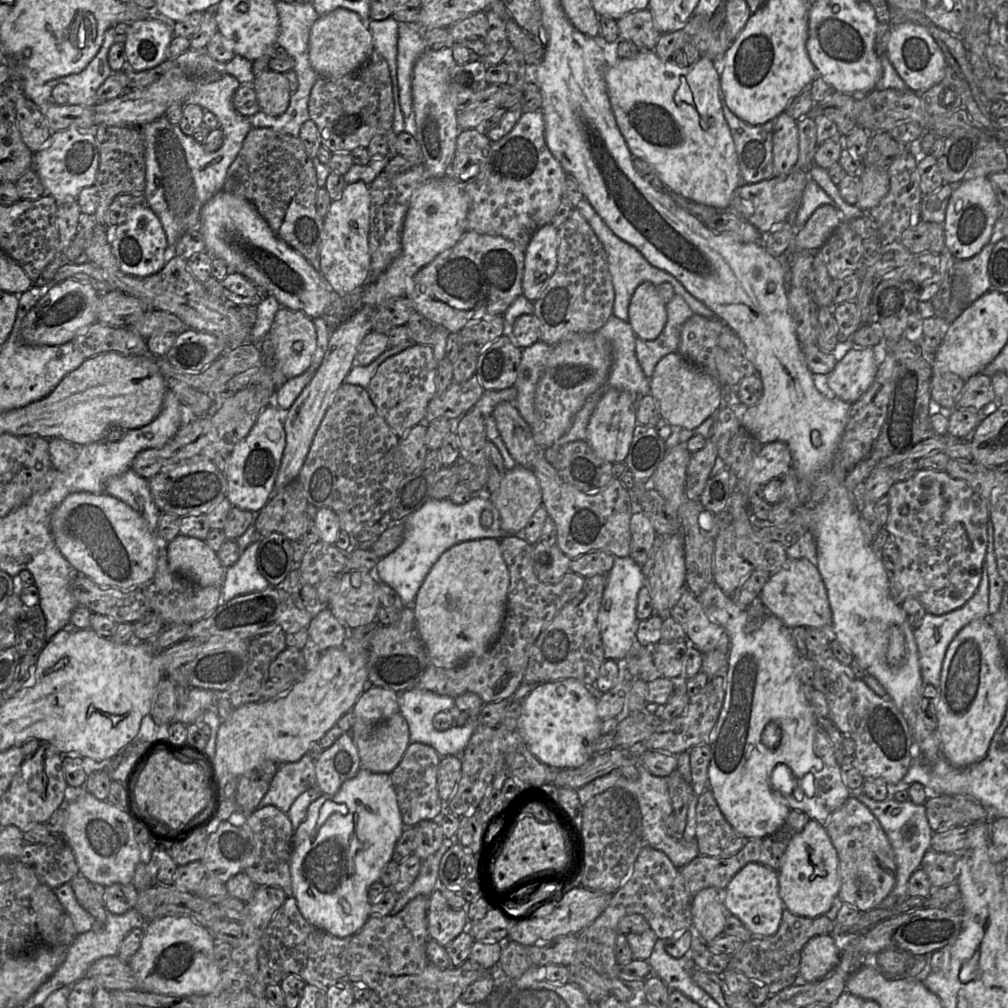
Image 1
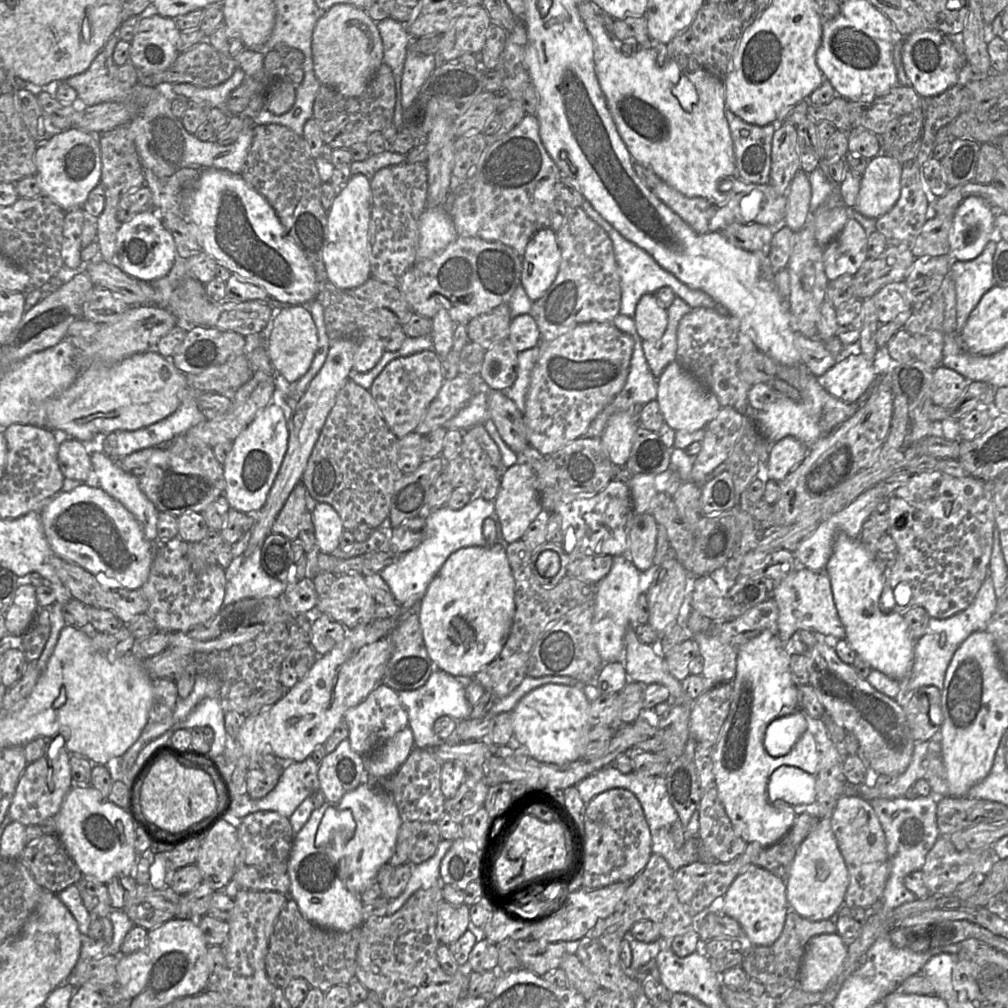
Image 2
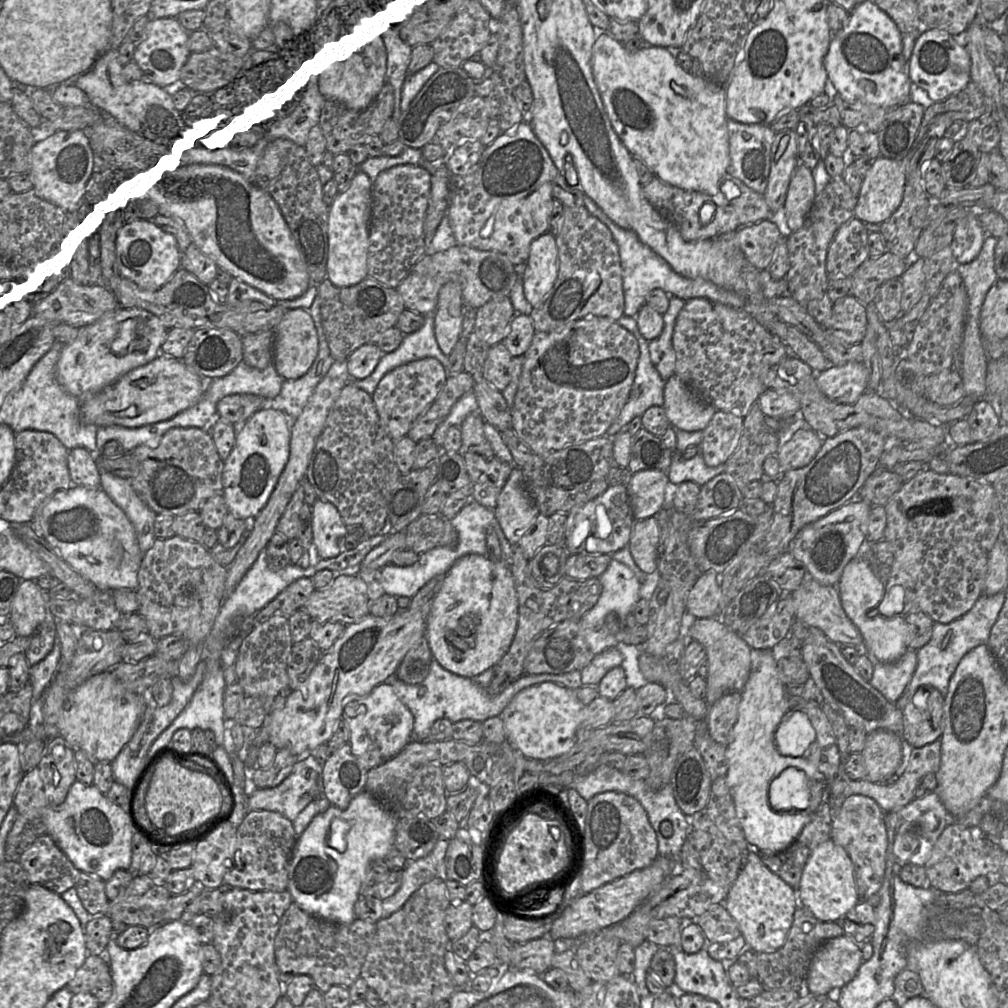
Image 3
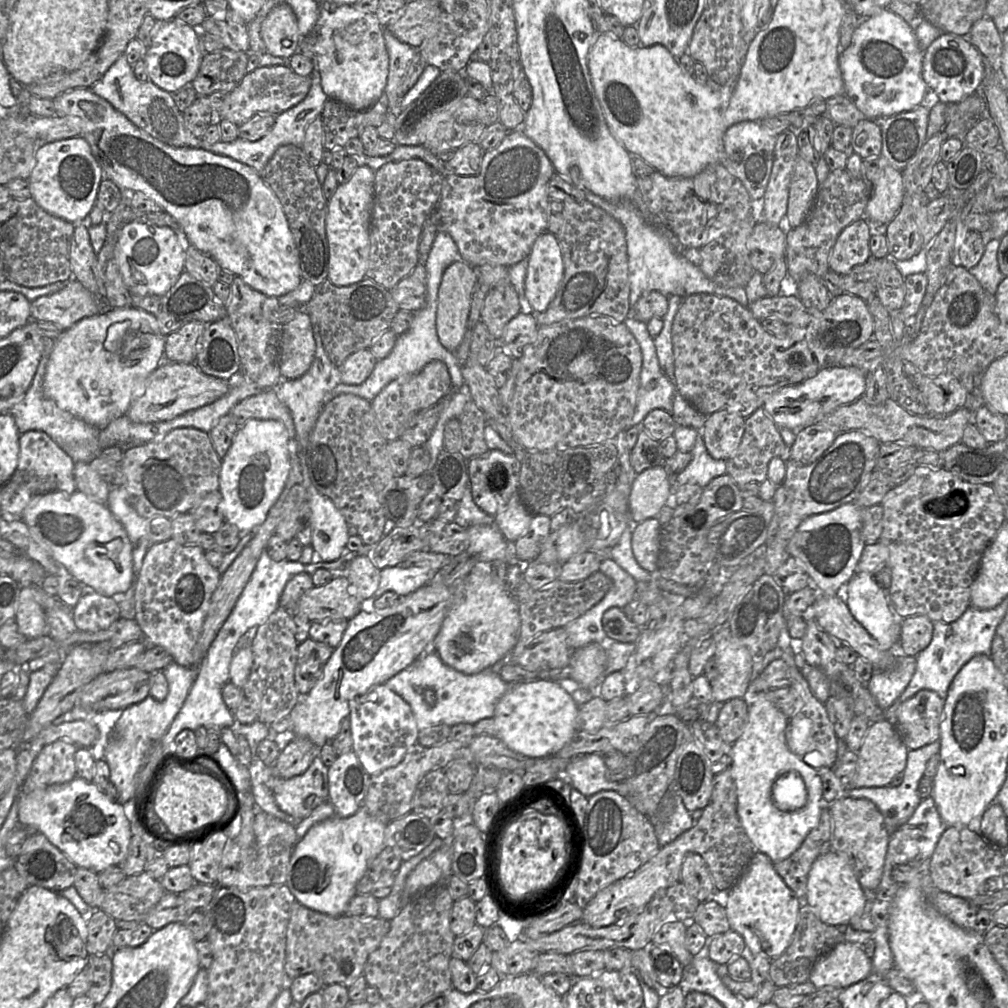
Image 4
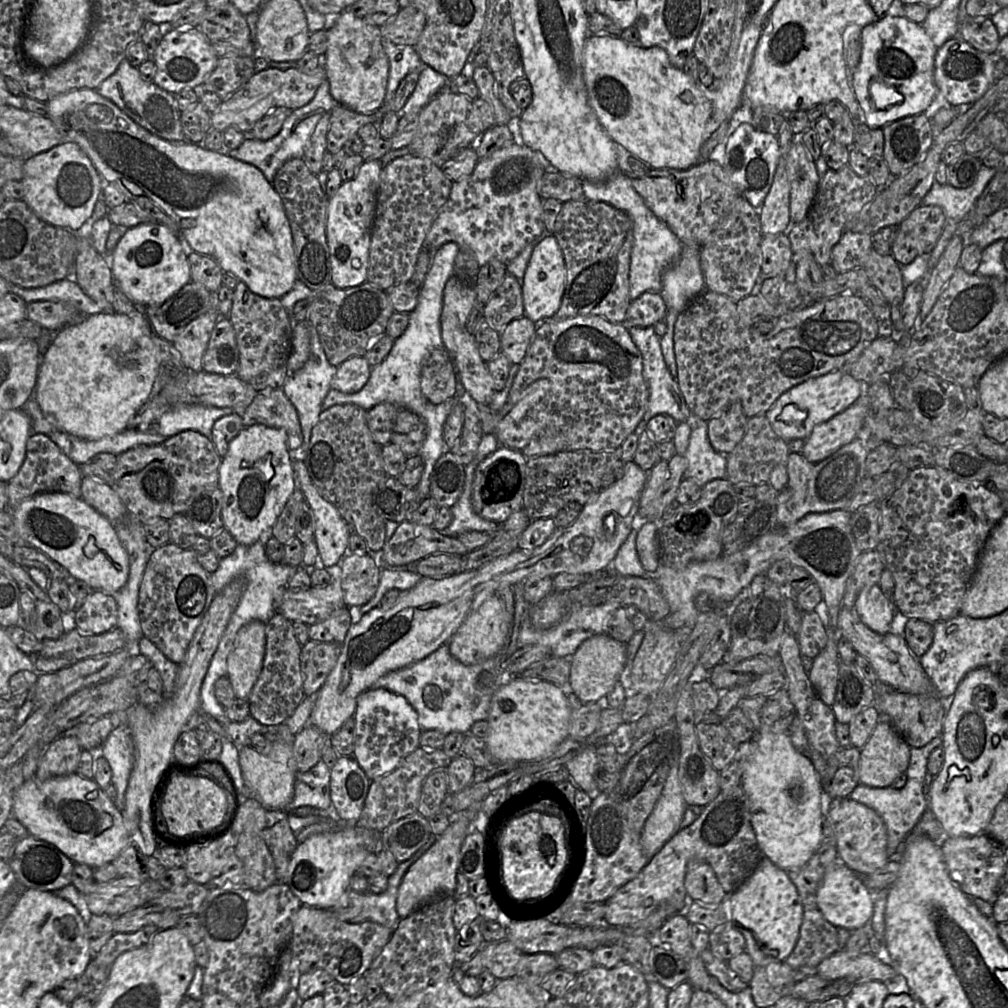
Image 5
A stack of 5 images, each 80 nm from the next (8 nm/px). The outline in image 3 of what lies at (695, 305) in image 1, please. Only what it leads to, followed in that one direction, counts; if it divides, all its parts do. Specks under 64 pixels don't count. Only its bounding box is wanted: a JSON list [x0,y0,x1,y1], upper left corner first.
[583,194,747,317]

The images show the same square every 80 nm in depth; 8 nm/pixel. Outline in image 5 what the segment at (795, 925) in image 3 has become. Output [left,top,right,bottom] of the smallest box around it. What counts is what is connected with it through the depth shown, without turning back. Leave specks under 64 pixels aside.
[784,909,839,982]

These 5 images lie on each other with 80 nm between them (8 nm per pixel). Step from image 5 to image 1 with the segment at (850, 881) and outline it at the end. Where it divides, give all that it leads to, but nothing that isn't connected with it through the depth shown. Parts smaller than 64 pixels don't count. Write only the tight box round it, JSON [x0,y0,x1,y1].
[777,819,841,917]

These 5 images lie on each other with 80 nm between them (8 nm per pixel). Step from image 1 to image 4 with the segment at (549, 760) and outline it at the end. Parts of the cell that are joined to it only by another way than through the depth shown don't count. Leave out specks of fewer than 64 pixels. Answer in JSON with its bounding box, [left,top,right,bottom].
[496,681,578,758]

